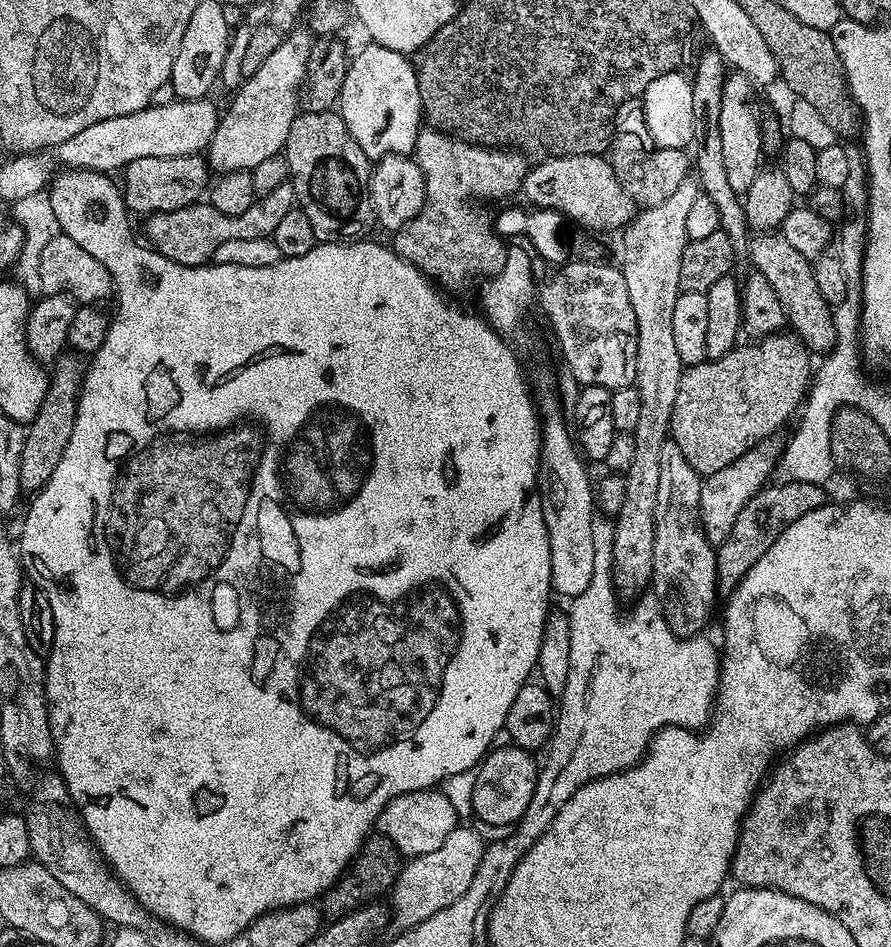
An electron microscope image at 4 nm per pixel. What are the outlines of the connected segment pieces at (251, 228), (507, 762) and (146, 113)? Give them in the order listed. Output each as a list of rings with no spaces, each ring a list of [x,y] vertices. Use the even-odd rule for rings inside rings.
[[[284,182],[277,188],[270,189],[265,196],[263,193],[250,206],[250,210],[245,210],[237,216],[222,214],[207,202],[193,202],[173,212],[151,213],[147,217],[148,225],[145,226],[144,232],[148,235],[147,243],[166,258],[186,266],[206,264],[212,260],[214,250],[218,250],[222,242],[230,242],[233,238],[273,237],[281,219],[290,214],[296,203],[295,190],[291,183]]]
[[[517,746],[493,747],[475,773],[476,785],[472,788],[472,808],[480,820],[488,824],[515,825],[522,818],[530,798],[536,790],[538,764],[532,761],[529,749]],[[480,772],[480,773],[479,773]]]
[[[207,97],[194,100],[178,98],[174,102],[151,104],[134,114],[104,119],[57,145],[56,154],[69,169],[85,168],[100,174],[119,171],[138,158],[199,155],[210,147],[219,122],[220,110],[211,100]]]

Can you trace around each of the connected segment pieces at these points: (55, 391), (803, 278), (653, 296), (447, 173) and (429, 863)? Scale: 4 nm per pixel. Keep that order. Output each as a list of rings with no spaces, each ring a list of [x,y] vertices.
[[[64,354],[56,358],[50,370],[47,392],[39,412],[27,425],[19,462],[19,484],[23,493],[35,494],[44,488],[57,469],[66,442],[70,440],[70,434],[73,433],[76,401],[82,383],[82,364],[80,368],[77,360],[79,359],[72,354]]]
[[[760,234],[751,241],[750,264],[762,274],[762,278],[766,278],[766,282],[770,282],[774,294],[778,294],[778,302],[782,302],[787,323],[795,335],[812,346],[833,339],[834,312],[822,294],[818,294],[818,282],[814,282],[811,259],[794,250],[781,234]]]
[[[689,178],[666,198],[666,202],[658,202],[658,206],[637,211],[636,215],[623,229],[624,264],[622,271],[626,278],[626,290],[630,290],[630,306],[634,306],[634,318],[638,322],[638,354],[636,355],[636,382],[634,387],[642,398],[642,411],[638,417],[638,426],[631,433],[634,438],[634,462],[630,462],[630,470],[624,476],[626,482],[626,502],[622,502],[622,510],[614,517],[612,529],[612,583],[616,585],[619,595],[632,596],[639,588],[647,589],[652,579],[652,555],[654,554],[654,522],[656,521],[656,503],[658,502],[658,474],[662,446],[669,439],[672,426],[672,410],[674,398],[678,398],[680,373],[682,365],[678,358],[678,349],[674,343],[674,302],[678,302],[682,291],[680,271],[682,270],[682,254],[684,245],[689,238],[686,234],[686,213],[698,194],[698,184]]]
[[[431,126],[421,127],[416,146],[414,159],[424,175],[426,198],[422,210],[406,226],[399,228],[394,234],[394,250],[406,262],[435,282],[441,289],[464,288],[475,276],[491,278],[502,270],[508,248],[501,235],[496,232],[494,220],[480,208],[475,208],[468,200],[496,200],[507,192],[517,191],[518,180],[512,177],[508,168],[500,168],[501,161],[490,157],[489,152],[463,146],[463,139],[455,135],[444,135],[440,130]]]
[[[458,826],[438,850],[430,850],[430,854],[411,857],[401,867],[400,877],[392,885],[390,893],[391,923],[393,925],[396,923],[397,929],[407,930],[426,922],[426,918],[430,918],[434,914],[438,914],[438,910],[450,906],[450,902],[458,902],[458,898],[462,898],[462,894],[466,894],[470,890],[470,882],[474,882],[474,876],[484,858],[485,849],[486,840],[483,840],[474,829]]]

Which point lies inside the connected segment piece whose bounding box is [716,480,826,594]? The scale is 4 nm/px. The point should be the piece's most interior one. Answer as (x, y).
(759, 523)

